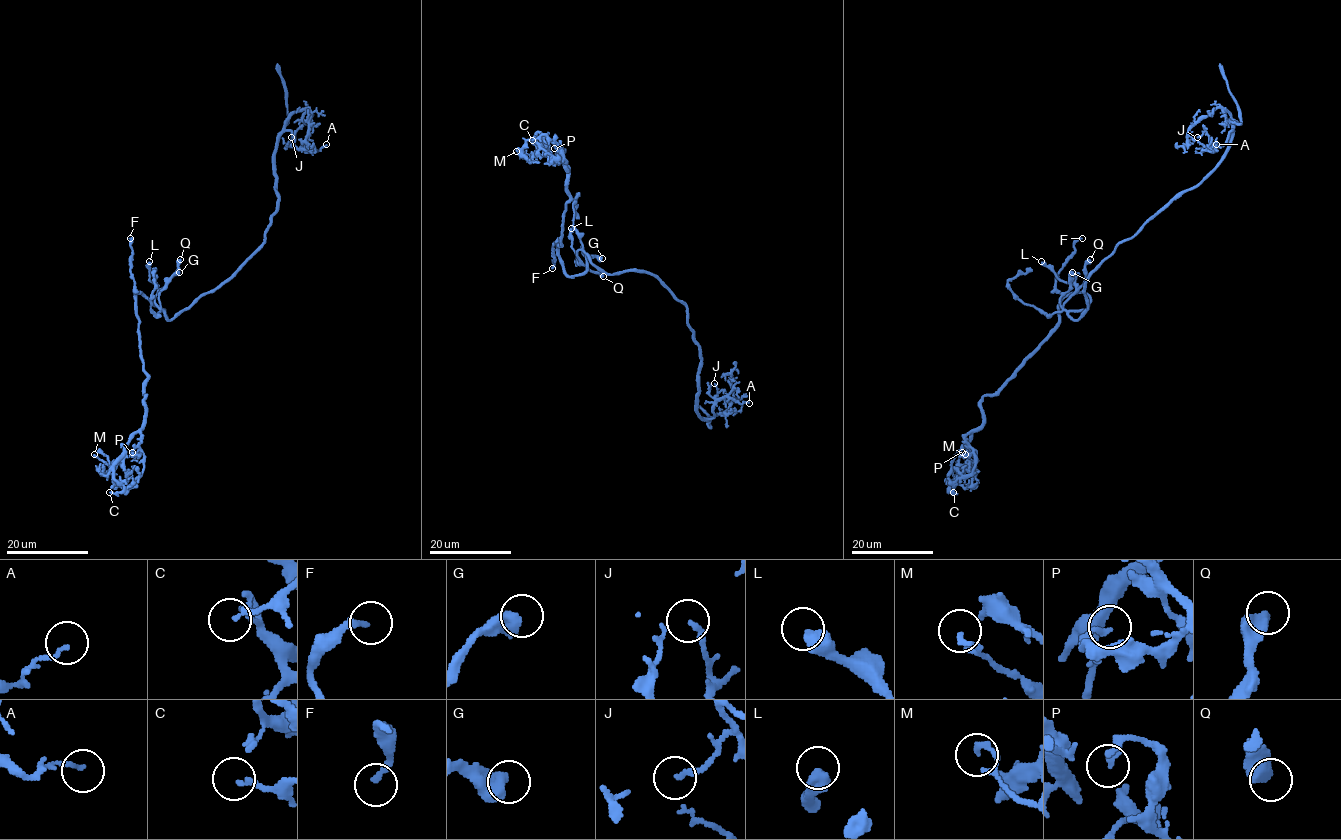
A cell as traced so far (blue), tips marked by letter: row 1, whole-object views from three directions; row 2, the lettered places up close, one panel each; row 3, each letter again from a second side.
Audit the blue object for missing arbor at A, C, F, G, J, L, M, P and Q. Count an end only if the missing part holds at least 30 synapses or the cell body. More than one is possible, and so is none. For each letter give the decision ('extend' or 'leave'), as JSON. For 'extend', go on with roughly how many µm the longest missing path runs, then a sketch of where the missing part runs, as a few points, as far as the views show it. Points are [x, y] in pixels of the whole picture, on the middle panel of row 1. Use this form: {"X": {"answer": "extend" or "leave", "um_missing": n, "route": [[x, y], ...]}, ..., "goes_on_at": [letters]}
{"A": {"answer": "leave"}, "C": {"answer": "leave"}, "F": {"answer": "leave"}, "G": {"answer": "leave"}, "J": {"answer": "leave"}, "L": {"answer": "leave"}, "M": {"answer": "leave"}, "P": {"answer": "leave"}, "Q": {"answer": "leave"}, "goes_on_at": []}

